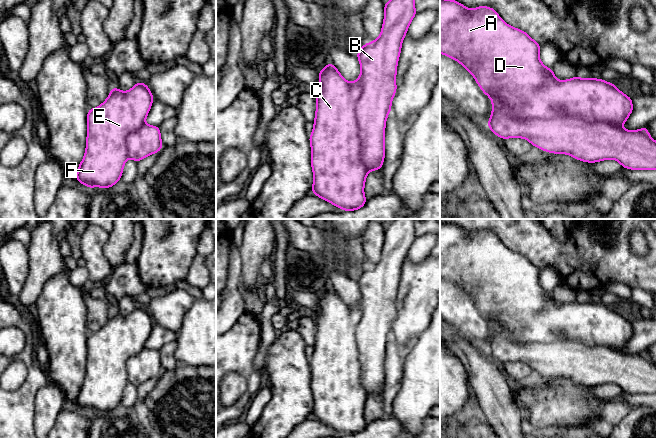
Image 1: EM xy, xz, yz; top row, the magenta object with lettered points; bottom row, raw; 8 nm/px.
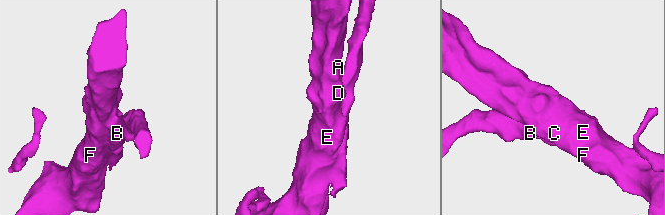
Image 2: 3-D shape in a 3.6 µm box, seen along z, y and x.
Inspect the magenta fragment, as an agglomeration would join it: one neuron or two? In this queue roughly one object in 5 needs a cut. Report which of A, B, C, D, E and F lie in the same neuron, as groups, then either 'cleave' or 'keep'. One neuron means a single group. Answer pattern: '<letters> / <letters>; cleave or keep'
A B C D E F; keep

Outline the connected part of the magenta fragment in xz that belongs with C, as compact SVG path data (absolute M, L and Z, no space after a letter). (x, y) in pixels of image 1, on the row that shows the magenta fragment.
M415 0L385 2L380 36L357 51L361 74L355 82L345 80L331 62L319 71L314 127L309 136L313 170L312 194L344 212L358 210L365 205L367 199L364 186L367 174L383 168L385 126L397 90L397 64L403 39L416 14Z

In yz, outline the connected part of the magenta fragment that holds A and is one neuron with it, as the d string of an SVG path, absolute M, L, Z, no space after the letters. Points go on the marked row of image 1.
M440 0L440 53L456 60L469 71L483 93L492 100L492 113L487 125L495 135L503 140L524 138L543 151L571 155L583 162L614 159L623 168L656 170L656 141L649 135L647 127L622 129L633 111L631 97L622 93L614 83L601 78L575 76L559 81L553 69L541 62L541 47L526 32L505 23L491 7L469 9L455 0Z

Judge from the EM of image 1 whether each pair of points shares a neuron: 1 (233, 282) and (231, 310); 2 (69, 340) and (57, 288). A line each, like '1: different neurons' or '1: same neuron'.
1: same neuron
2: same neuron

